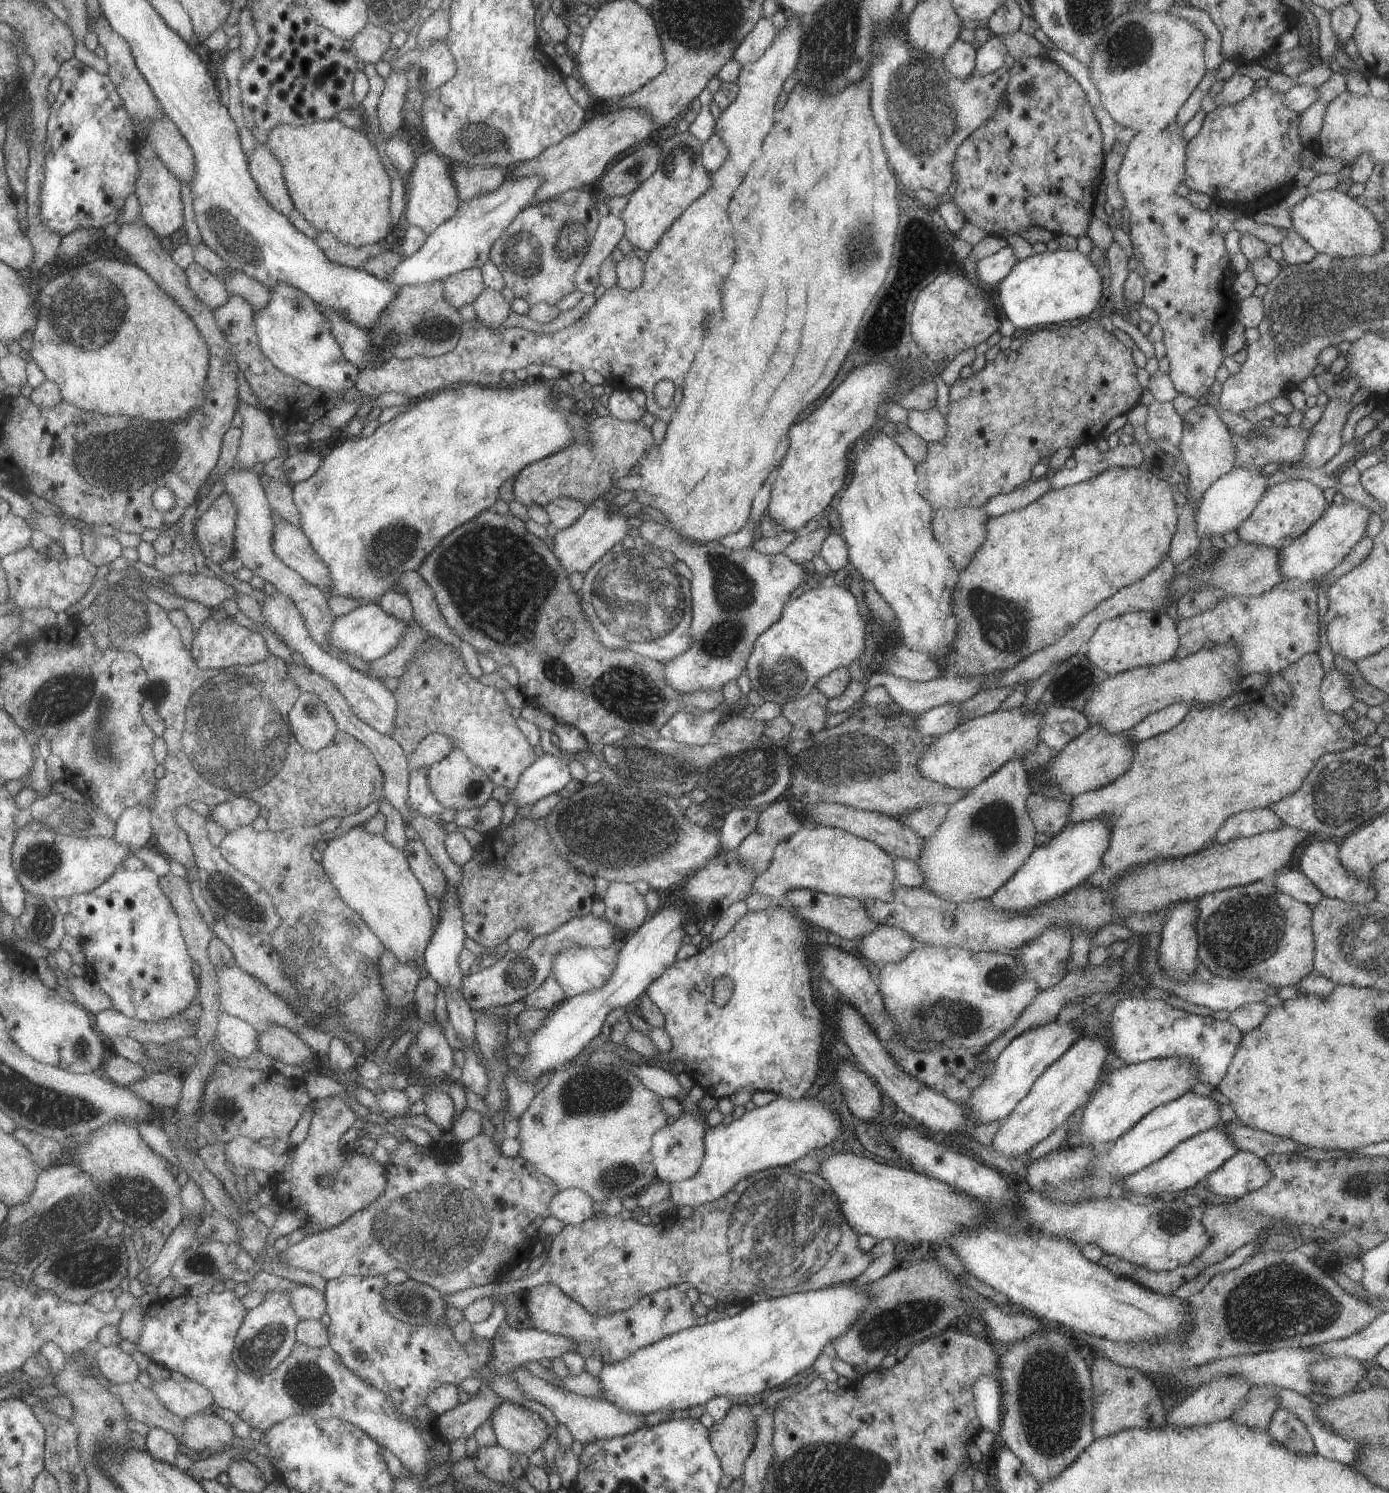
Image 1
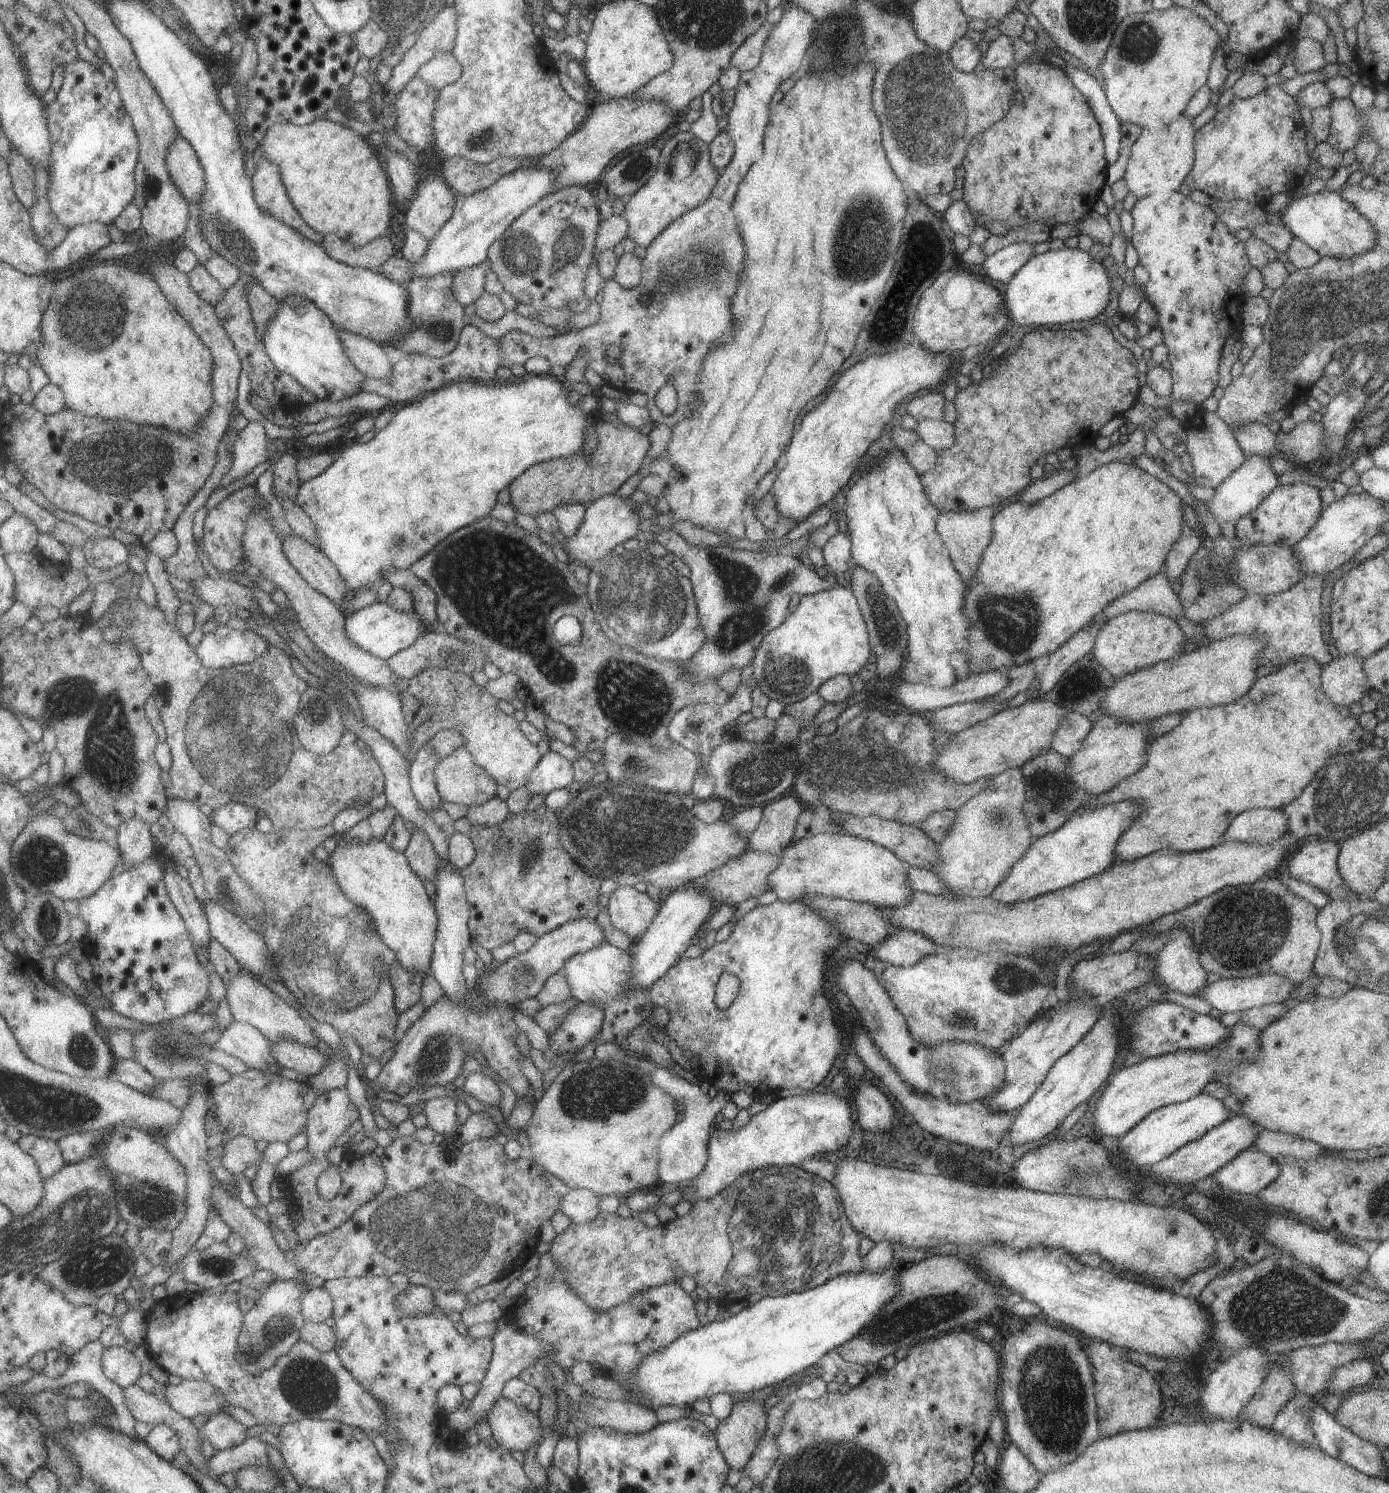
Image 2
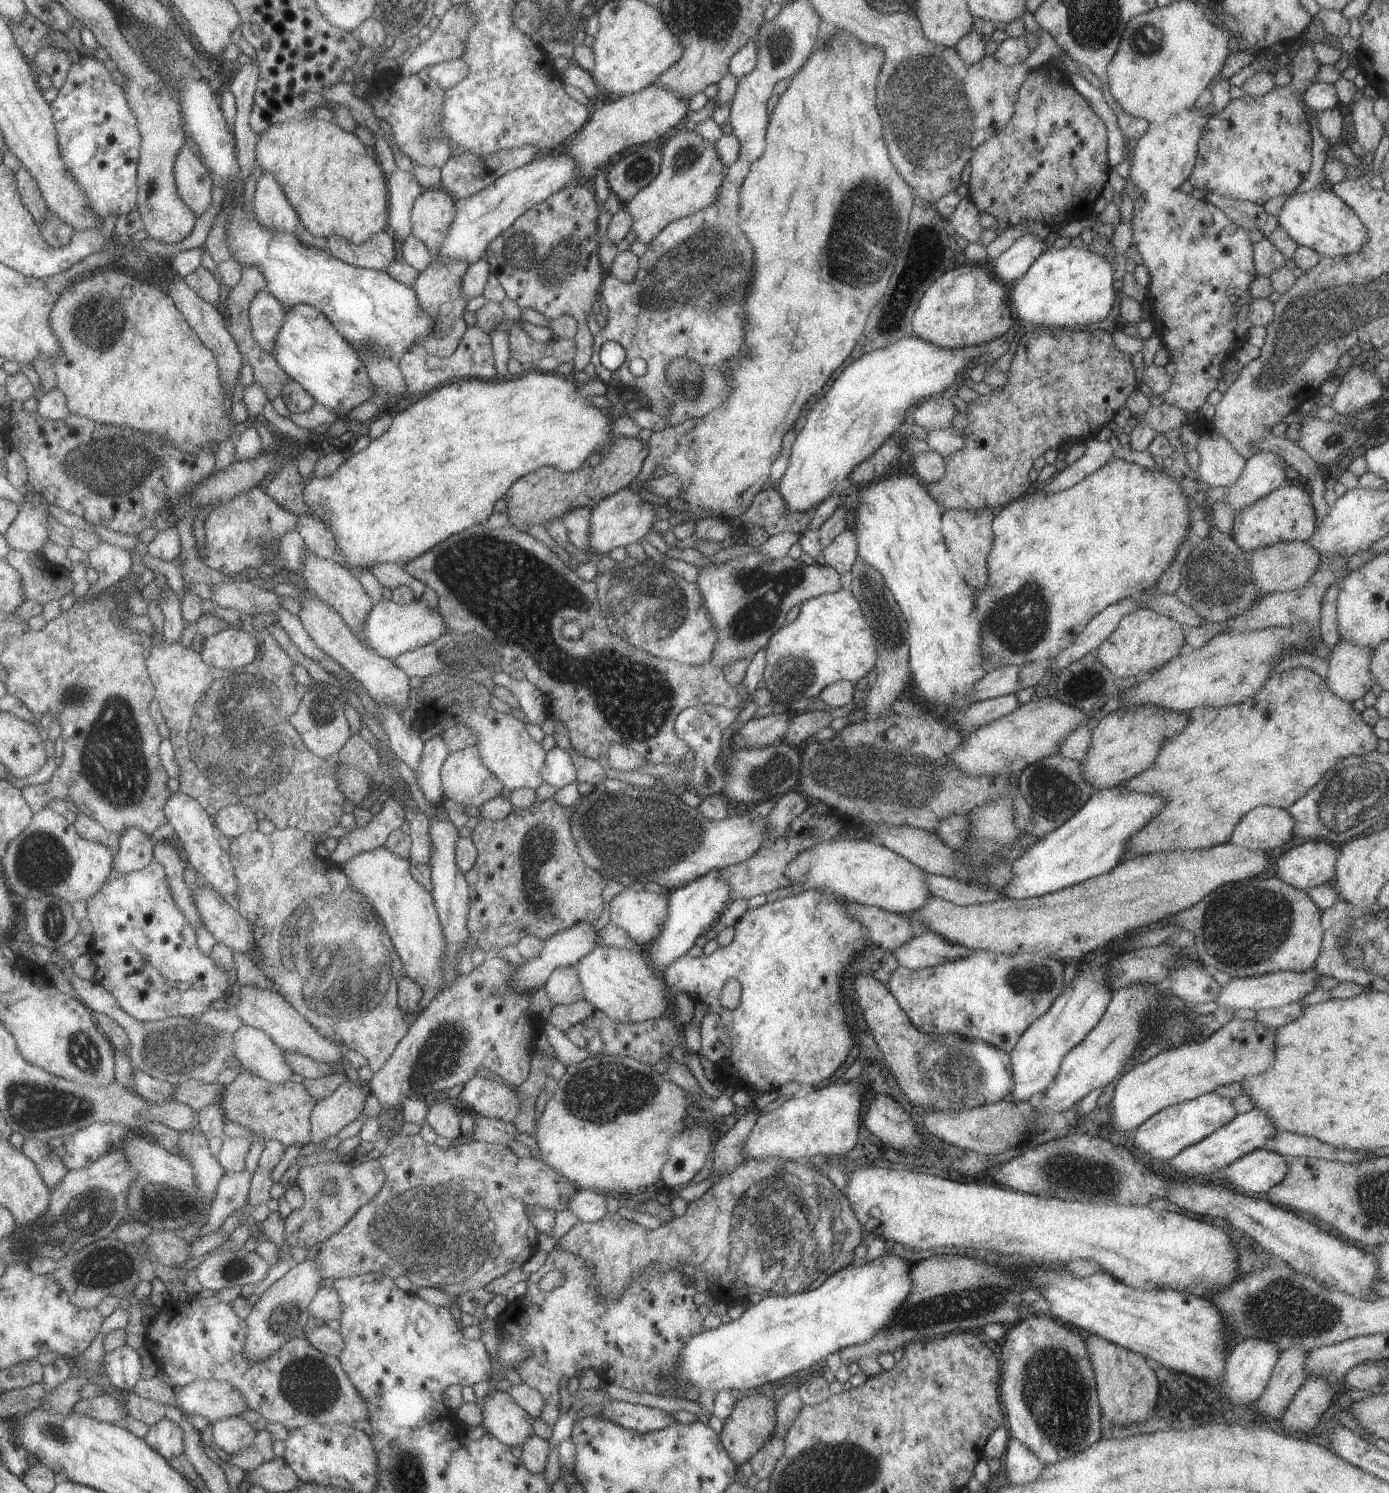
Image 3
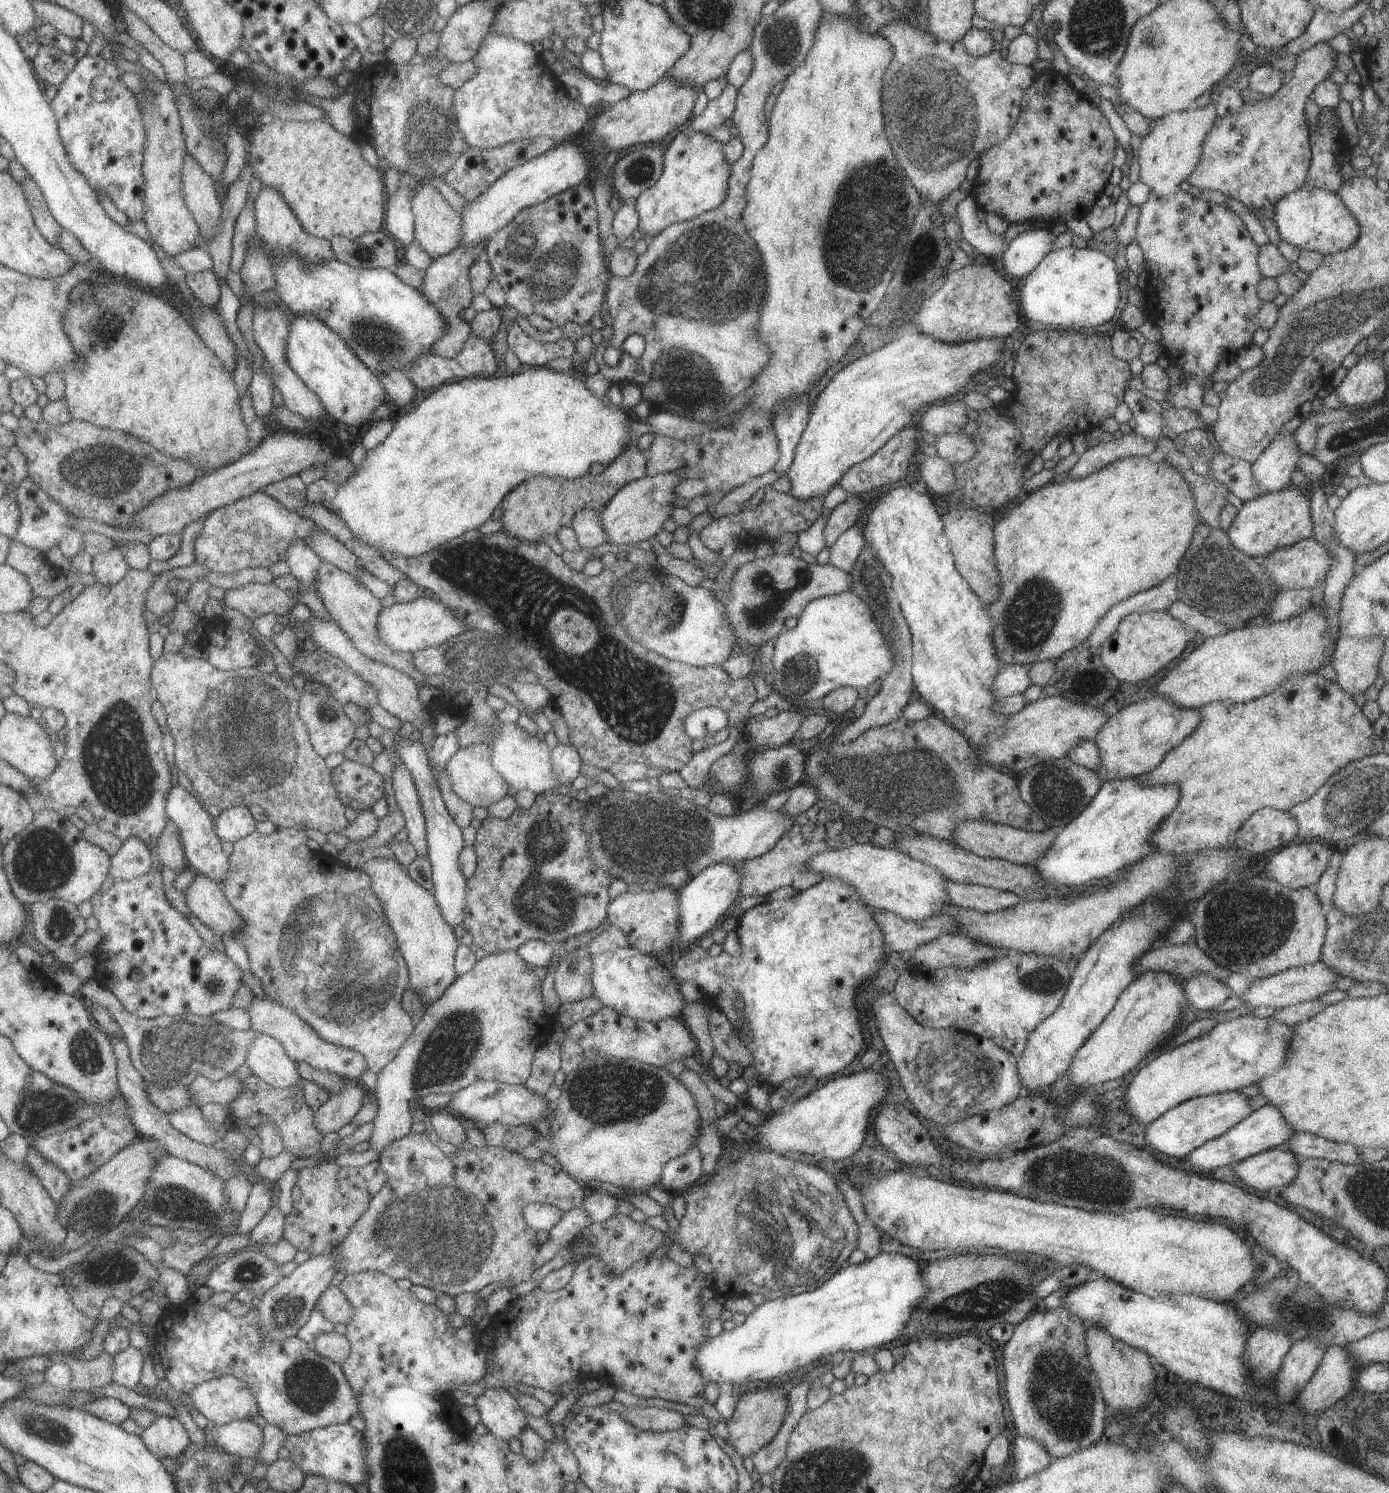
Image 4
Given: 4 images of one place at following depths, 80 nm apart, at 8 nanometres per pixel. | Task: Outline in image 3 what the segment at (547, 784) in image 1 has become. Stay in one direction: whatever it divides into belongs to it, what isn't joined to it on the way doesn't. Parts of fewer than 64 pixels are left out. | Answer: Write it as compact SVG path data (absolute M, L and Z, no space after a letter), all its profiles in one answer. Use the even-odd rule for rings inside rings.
M558 746L547 752L547 759L541 773L546 783L560 789L577 780L577 770L570 754Z

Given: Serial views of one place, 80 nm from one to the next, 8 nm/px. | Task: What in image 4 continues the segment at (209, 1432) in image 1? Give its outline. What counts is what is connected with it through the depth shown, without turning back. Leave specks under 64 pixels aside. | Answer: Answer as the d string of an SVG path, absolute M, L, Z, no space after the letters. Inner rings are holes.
M232 1421L215 1426L214 1440L228 1453L256 1459L263 1447L263 1428L254 1421Z

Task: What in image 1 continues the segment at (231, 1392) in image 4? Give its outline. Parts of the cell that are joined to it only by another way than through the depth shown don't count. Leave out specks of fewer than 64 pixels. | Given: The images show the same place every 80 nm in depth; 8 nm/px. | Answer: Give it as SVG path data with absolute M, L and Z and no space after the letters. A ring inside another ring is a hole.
M171 1378L162 1382L154 1381L151 1389L170 1412L183 1419L196 1413L210 1412L215 1408L215 1400L210 1390L190 1379L181 1383Z

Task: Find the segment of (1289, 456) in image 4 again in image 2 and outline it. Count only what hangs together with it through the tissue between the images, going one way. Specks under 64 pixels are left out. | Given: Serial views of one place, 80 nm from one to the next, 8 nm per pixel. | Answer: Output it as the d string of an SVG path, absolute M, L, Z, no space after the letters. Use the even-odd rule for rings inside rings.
M1247 455L1243 465L1215 488L1213 499L1206 503L1210 512L1214 515L1216 523L1219 525L1229 521L1236 523L1239 518L1258 508L1262 500L1279 485L1278 477L1270 465L1269 457Z

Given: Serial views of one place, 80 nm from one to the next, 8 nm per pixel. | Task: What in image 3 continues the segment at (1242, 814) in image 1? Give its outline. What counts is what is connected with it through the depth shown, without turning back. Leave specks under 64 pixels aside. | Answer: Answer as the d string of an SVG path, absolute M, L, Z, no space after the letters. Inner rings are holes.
M1256 807L1240 819L1229 842L1251 851L1268 852L1294 838L1294 825L1287 809Z

